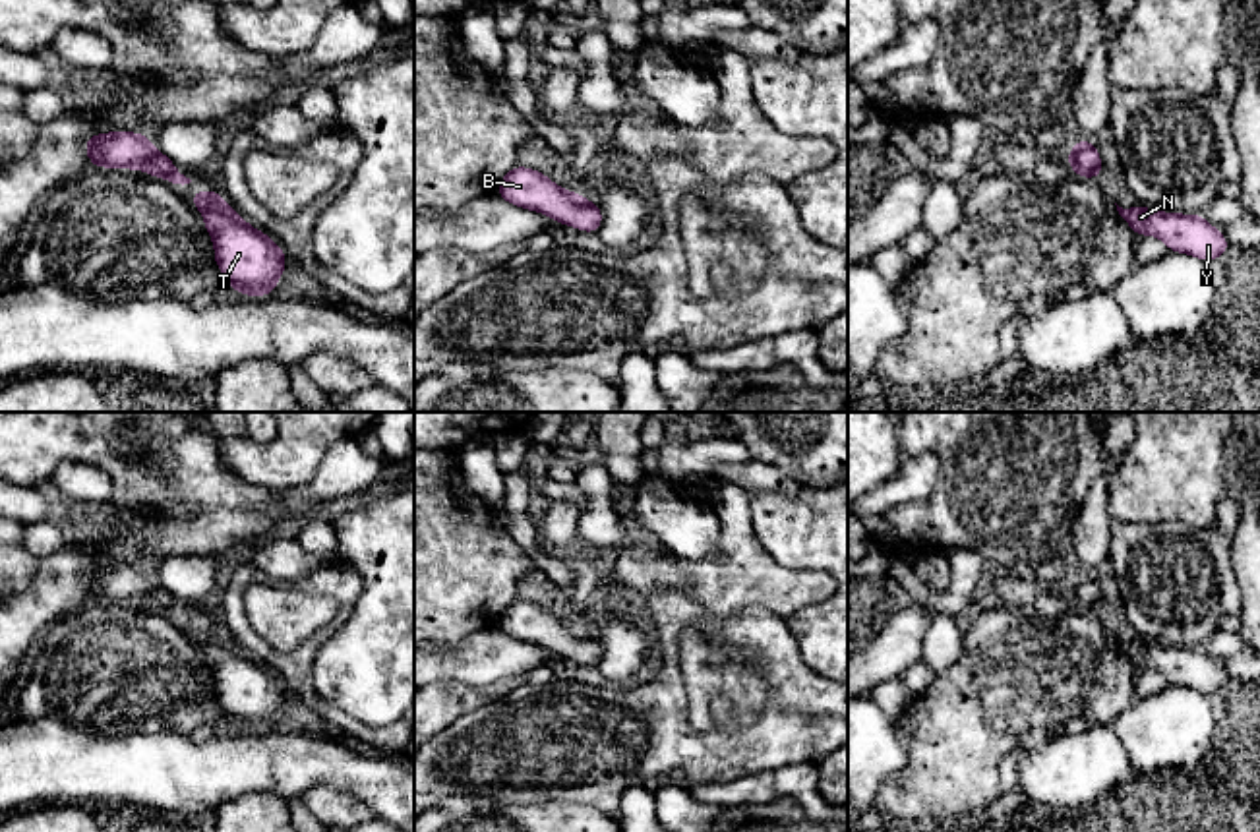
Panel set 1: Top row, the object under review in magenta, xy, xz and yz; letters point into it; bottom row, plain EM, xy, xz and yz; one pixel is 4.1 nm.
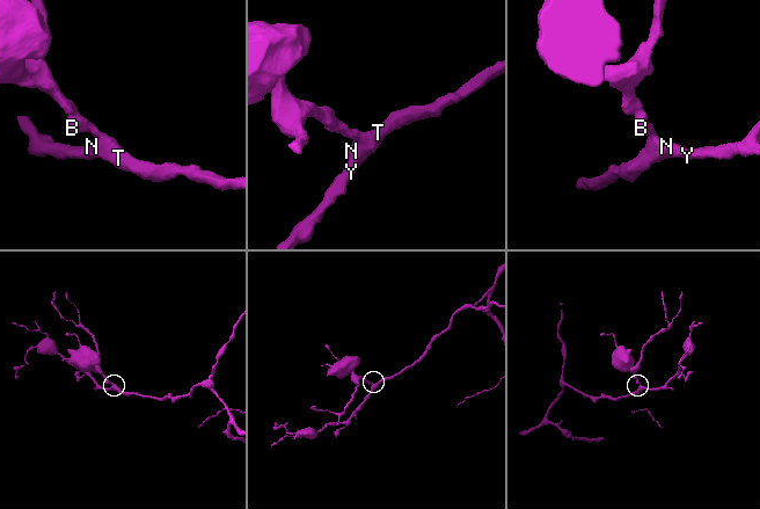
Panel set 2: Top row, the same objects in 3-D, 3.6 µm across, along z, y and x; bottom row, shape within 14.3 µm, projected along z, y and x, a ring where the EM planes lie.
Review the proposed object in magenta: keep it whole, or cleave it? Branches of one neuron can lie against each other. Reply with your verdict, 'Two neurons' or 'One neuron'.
One neuron

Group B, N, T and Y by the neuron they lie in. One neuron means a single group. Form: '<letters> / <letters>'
B N T Y

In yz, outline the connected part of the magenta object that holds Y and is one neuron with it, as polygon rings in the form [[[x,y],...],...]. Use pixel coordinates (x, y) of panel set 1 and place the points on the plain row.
[[[1136,639],[1123,642],[1119,648],[1128,656],[1136,669],[1157,669],[1169,685],[1190,687],[1198,693],[1212,695],[1221,691],[1231,679],[1225,669],[1200,648],[1161,646]]]

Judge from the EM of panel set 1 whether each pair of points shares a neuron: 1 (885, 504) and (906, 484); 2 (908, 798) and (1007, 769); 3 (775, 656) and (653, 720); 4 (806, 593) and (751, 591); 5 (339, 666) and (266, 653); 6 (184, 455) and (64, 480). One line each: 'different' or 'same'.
1: same
2: different
3: same
4: same
5: different
6: different

